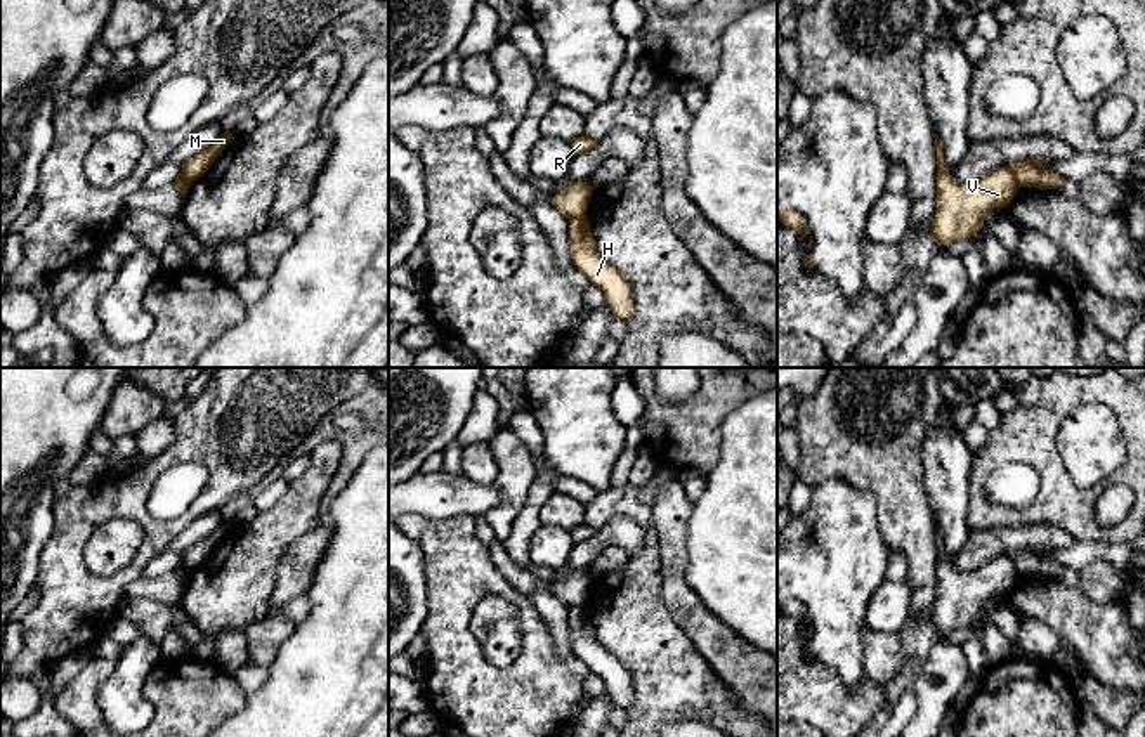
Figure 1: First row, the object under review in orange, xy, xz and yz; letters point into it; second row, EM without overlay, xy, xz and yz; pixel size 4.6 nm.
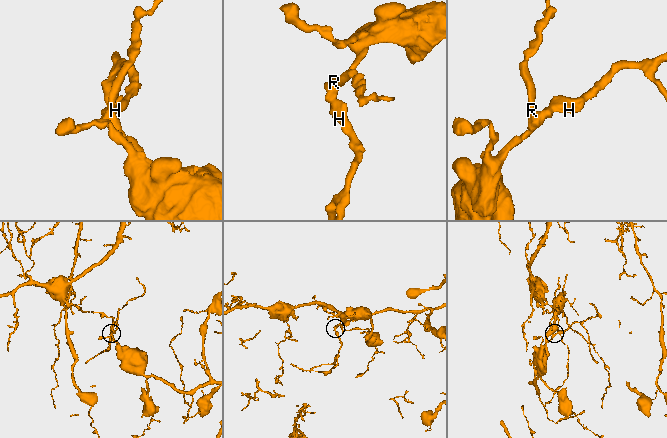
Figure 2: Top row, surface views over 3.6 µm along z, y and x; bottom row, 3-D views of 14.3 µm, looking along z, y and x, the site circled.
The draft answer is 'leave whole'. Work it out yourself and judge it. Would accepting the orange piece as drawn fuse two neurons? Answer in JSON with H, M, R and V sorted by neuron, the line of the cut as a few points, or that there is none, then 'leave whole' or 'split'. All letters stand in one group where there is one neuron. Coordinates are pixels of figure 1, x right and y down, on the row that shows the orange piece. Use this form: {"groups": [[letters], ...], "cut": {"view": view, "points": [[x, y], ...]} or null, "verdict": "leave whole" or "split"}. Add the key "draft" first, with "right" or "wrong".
{"draft": "wrong", "groups": [["H", "M"], ["R", "V"]], "cut": {"view": "yz", "points": [[1007, 167], [1019, 186]]}, "verdict": "split"}

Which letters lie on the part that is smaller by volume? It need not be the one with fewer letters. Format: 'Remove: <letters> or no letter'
Remove: H, M

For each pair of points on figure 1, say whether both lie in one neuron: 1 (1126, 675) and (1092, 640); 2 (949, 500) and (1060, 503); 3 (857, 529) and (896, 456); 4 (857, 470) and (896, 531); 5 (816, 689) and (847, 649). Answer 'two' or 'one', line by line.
1: one
2: two
3: two
4: one
5: two

